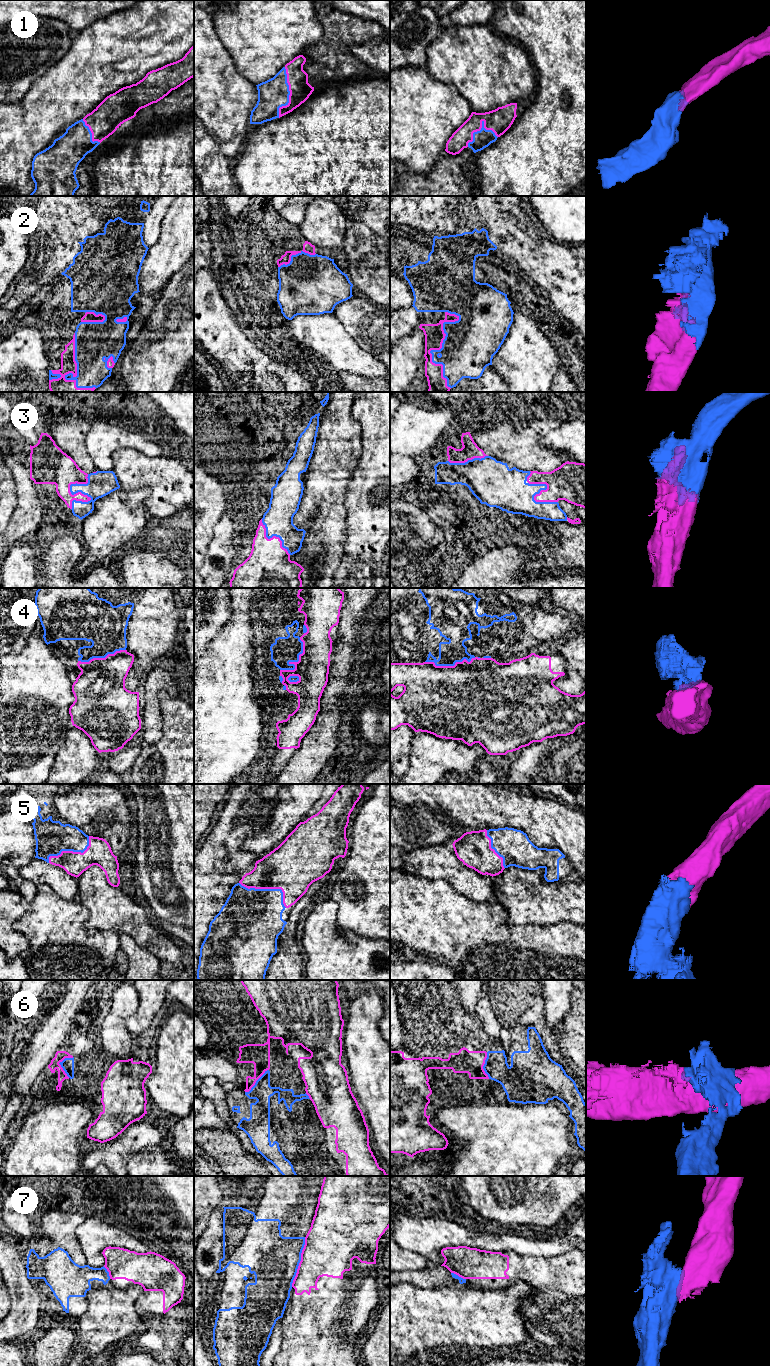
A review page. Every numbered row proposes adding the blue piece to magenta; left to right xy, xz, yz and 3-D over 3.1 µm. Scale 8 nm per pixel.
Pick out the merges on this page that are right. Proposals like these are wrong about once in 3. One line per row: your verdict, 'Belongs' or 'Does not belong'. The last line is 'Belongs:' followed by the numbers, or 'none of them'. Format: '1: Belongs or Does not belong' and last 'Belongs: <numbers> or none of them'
1: Belongs
2: Belongs
3: Belongs
4: Does not belong
5: Belongs
6: Does not belong
7: Does not belong
Belongs: 1, 2, 3, 5

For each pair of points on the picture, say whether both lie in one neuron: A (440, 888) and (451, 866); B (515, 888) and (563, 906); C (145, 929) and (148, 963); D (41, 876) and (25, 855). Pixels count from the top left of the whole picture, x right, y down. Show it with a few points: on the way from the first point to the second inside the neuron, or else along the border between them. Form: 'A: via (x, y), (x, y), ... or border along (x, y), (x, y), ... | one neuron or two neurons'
A: border along (420, 876), (426, 879), (443, 879), (461, 895) | two neurons
B: via (527, 896), (531, 900), (540, 903), (551, 903) | one neuron
C: border along (128, 935), (161, 961) | two neurons
D: border along (34, 857), (27, 864), (18, 868) | two neurons

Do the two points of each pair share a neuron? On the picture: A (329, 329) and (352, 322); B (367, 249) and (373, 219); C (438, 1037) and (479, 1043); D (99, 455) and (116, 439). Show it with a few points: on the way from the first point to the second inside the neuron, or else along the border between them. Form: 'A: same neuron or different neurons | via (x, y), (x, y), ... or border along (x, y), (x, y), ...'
A: different neurons | border along (331, 313), (357, 343)
B: different neurons | border along (349, 221), (363, 222), (379, 234)
C: same neuron | via (448, 1037), (469, 1037)
D: same neuron | via (103, 451), (112, 442)

